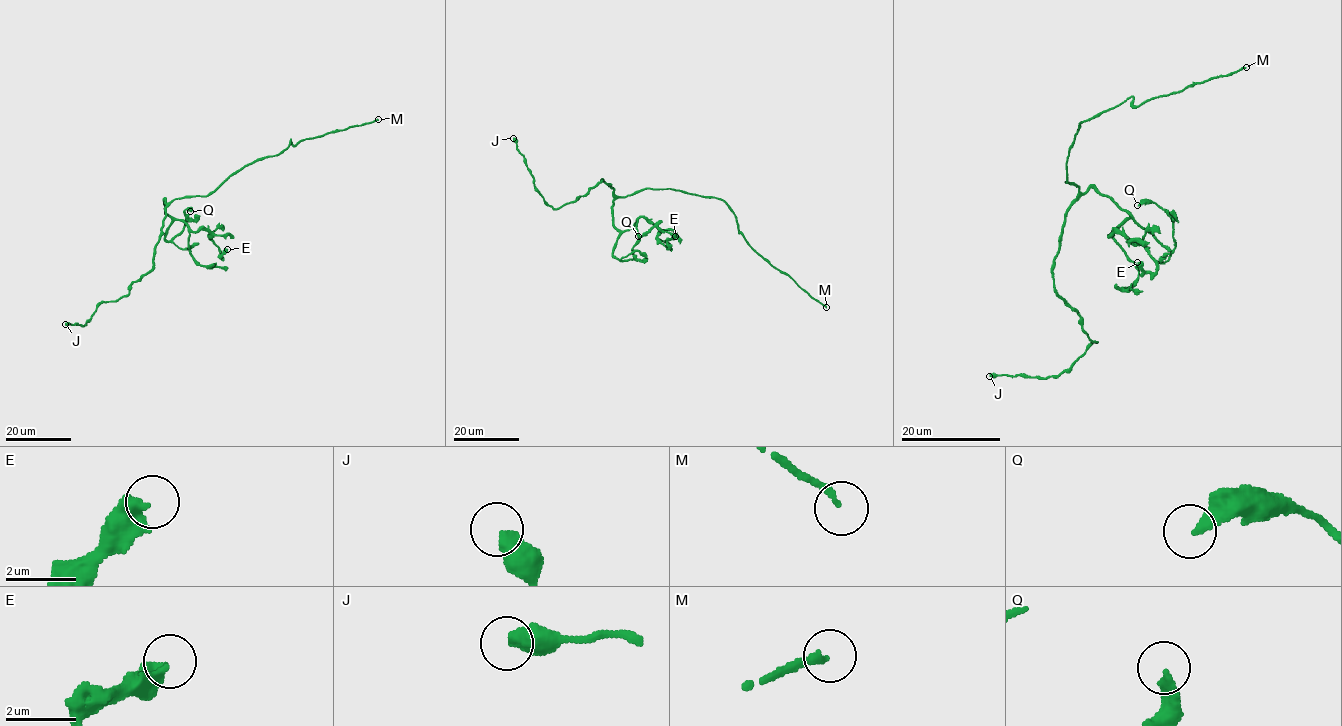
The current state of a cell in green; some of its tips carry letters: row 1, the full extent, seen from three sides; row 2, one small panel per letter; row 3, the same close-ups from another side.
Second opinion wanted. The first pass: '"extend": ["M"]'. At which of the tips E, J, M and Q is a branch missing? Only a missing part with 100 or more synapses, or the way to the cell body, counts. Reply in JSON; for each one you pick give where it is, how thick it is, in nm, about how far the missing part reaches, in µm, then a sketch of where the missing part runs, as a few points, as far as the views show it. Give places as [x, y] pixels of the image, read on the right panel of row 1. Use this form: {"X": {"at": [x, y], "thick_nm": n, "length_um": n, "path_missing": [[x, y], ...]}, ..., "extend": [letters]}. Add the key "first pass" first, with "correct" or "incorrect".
{"first pass": "correct", "M": {"at": [1246, 67], "thick_nm": 200, "length_um": 180, "path_missing": [[1246, 67], [1287, 46], [1068, 10], [1030, 71], [1022, 108], [1047, 186], [1081, 219], [1108, 171], [1095, 132]]}, "extend": ["M"]}

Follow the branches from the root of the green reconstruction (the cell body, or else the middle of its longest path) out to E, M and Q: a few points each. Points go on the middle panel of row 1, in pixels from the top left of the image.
E: (641, 190), (613, 200), (613, 224), (625, 231), (646, 217), (668, 248), (667, 241), (675, 236)
M: (641, 190), (674, 189), (721, 199), (735, 215), (739, 232), (745, 241), (826, 307)
Q: (641, 190), (613, 200), (613, 224), (619, 237), (613, 255), (621, 260), (632, 259), (632, 247), (638, 236)

